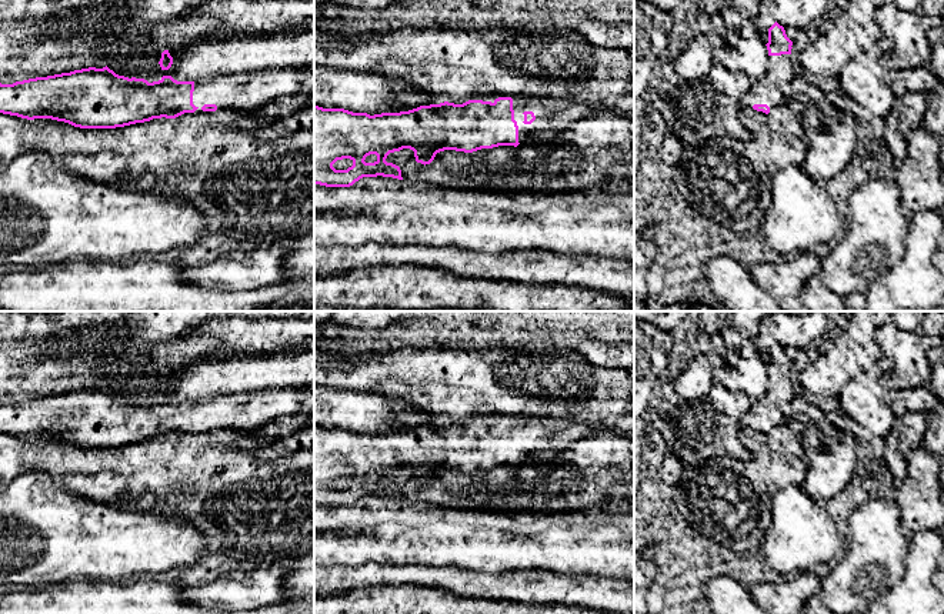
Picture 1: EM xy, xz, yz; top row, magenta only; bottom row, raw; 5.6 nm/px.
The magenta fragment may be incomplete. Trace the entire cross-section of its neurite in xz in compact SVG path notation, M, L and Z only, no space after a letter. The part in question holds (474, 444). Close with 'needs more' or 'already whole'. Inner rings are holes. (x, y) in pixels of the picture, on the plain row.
M503 414L494 421L468 420L463 424L440 423L420 426L400 433L353 433L344 428L314 426L314 504L326 507L350 507L363 497L393 497L403 500L401 490L386 478L390 473L410 468L417 483L430 484L444 470L473 473L481 468L523 464L528 457L541 463L553 460L560 450L593 433L598 426ZM350 478L353 485L336 490L337 480Z; needs more

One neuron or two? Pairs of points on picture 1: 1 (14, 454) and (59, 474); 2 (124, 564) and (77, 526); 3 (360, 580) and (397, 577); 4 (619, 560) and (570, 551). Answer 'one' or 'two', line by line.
1: one
2: one
3: one
4: one

